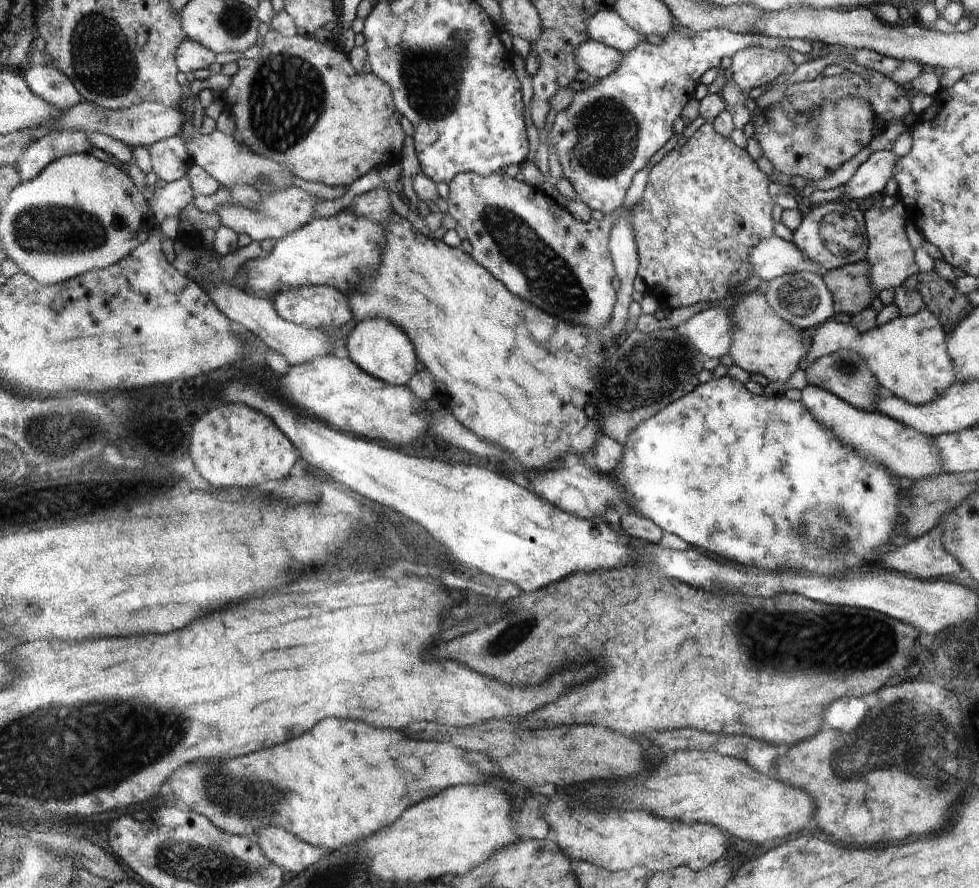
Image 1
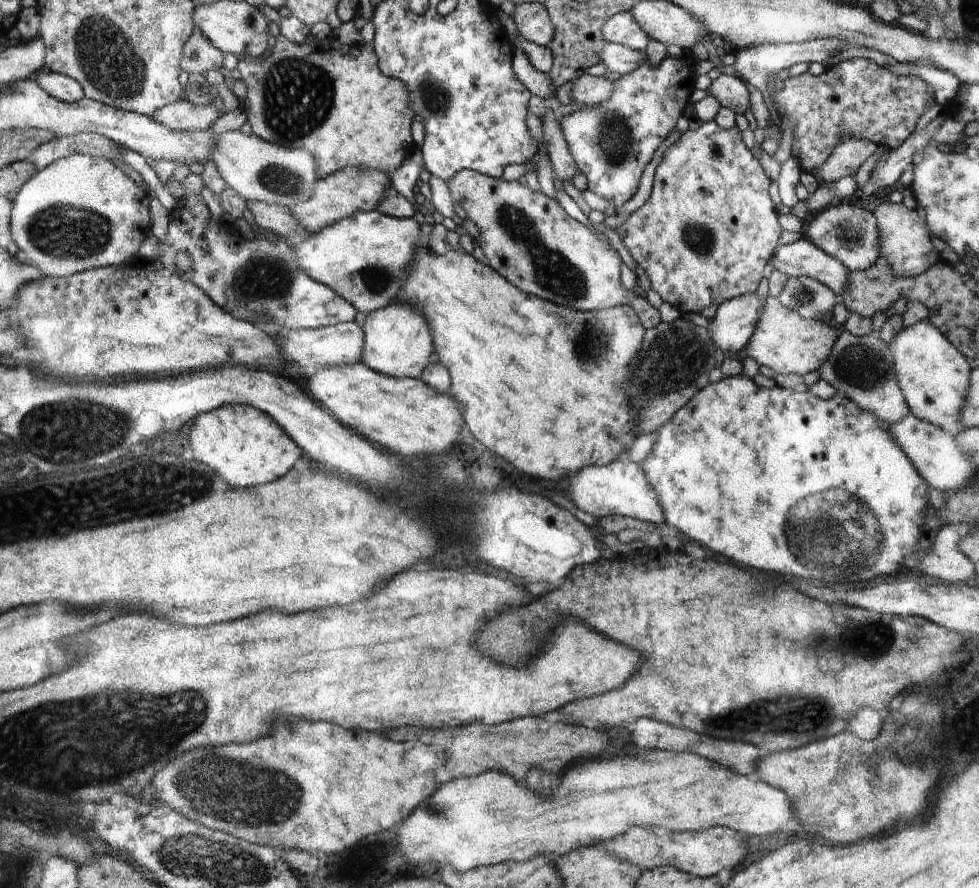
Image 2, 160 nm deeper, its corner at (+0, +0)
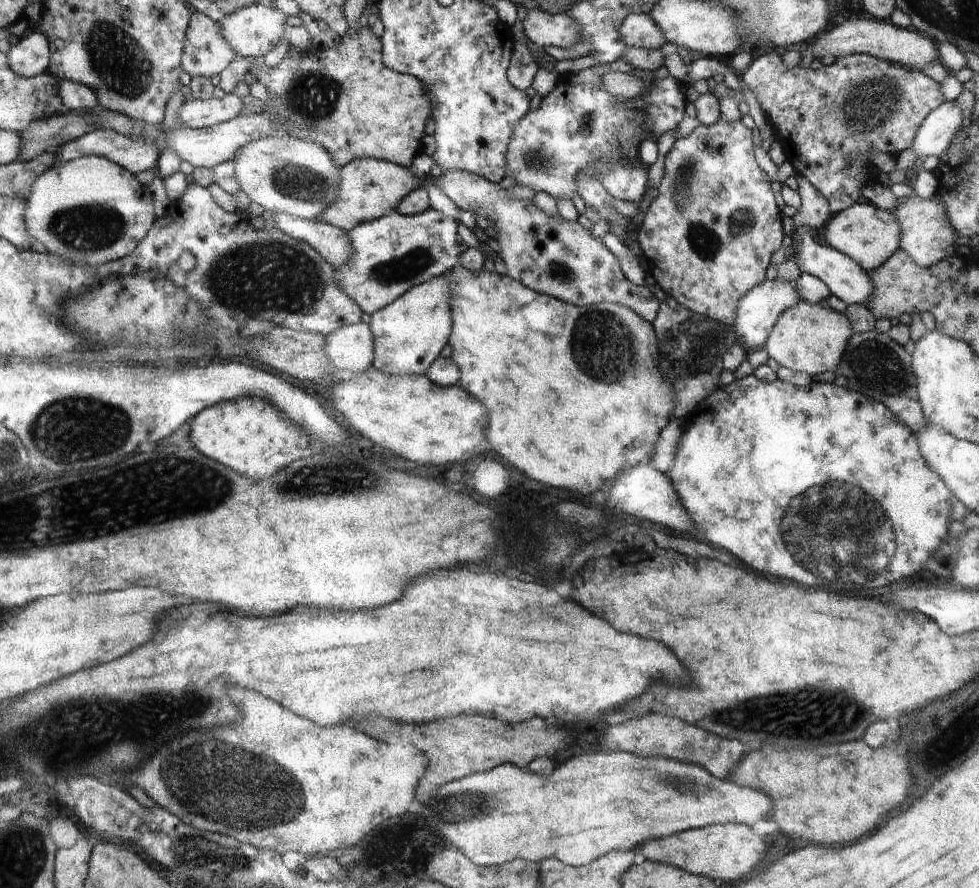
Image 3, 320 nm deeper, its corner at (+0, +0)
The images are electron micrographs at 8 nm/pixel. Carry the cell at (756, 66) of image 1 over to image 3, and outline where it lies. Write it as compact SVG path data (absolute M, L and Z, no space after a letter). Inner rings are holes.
M868 18L840 19L803 47L807 46L813 50L815 58L819 60L826 52L835 57L850 53L866 53L889 63L908 65L918 71L932 62L939 61L938 45L930 37L920 34L914 28L900 28L892 23L868 20Z

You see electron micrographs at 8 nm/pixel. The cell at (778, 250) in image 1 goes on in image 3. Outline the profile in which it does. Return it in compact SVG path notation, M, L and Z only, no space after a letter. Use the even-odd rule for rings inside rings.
M814 231L802 234L801 241L799 252L796 256L798 266L803 273L818 277L822 282L826 283L832 295L844 300L848 305L852 303L866 305L871 300L874 292L874 283L865 268L862 268L847 254L822 242Z

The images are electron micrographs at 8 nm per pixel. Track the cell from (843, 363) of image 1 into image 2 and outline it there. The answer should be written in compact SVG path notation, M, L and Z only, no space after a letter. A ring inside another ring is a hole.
M842 330L832 347L830 356L820 368L820 376L829 382L838 394L857 402L862 411L871 412L878 421L893 425L911 412L900 390L894 363L894 355L887 342L877 334L870 333L857 337Z

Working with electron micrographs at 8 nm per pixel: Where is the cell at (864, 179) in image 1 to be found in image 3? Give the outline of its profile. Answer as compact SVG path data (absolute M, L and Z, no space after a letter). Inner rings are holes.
M945 100L924 118L913 138L911 149L921 159L942 159L949 153L949 148L956 140L962 120L960 103Z

